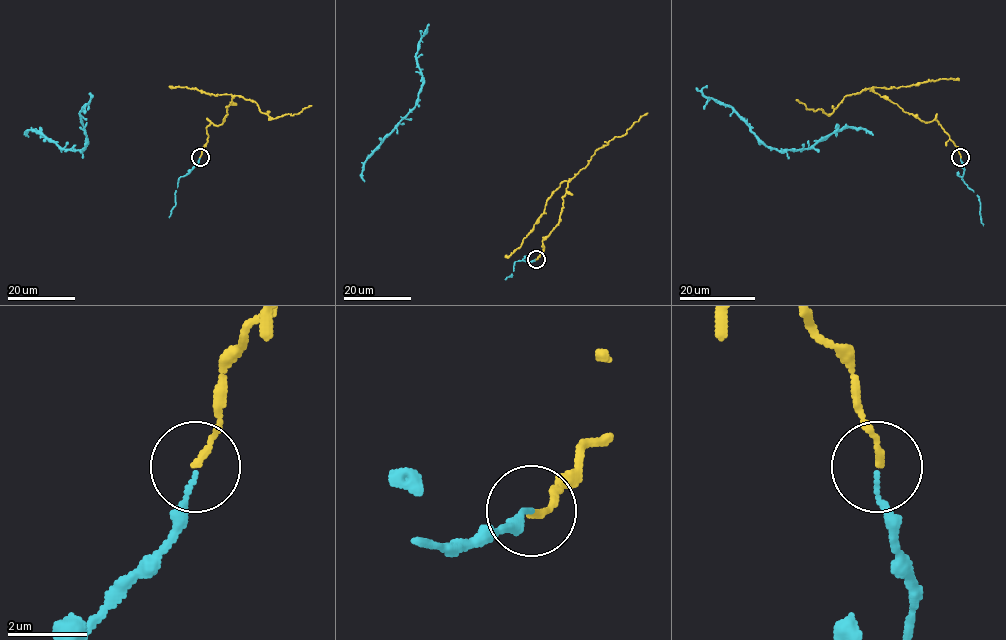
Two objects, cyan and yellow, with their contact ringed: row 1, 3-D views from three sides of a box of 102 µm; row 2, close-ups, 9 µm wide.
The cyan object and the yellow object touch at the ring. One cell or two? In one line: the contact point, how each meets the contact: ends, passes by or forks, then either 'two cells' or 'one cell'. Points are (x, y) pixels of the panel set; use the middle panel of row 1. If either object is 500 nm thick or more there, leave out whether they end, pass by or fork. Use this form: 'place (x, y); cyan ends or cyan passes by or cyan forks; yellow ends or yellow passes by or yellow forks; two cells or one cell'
place (536, 259); cyan ends; yellow ends; one cell

